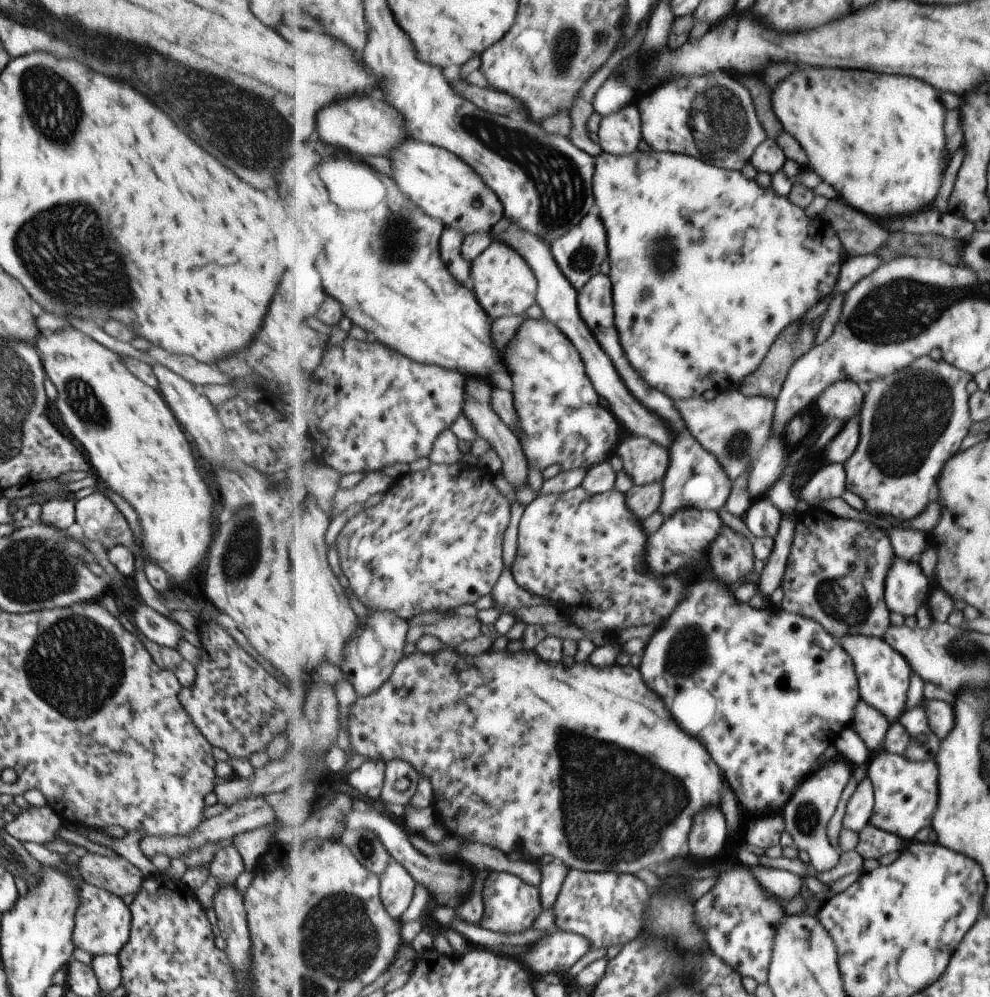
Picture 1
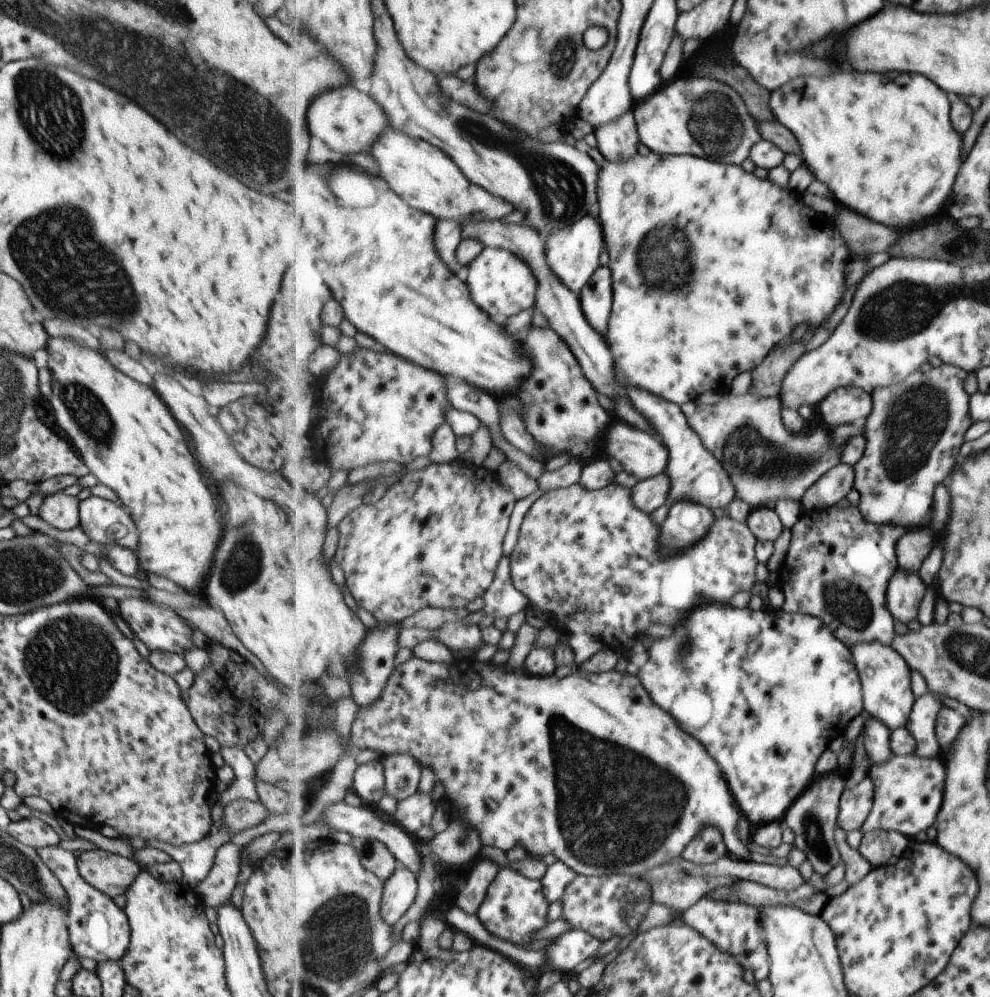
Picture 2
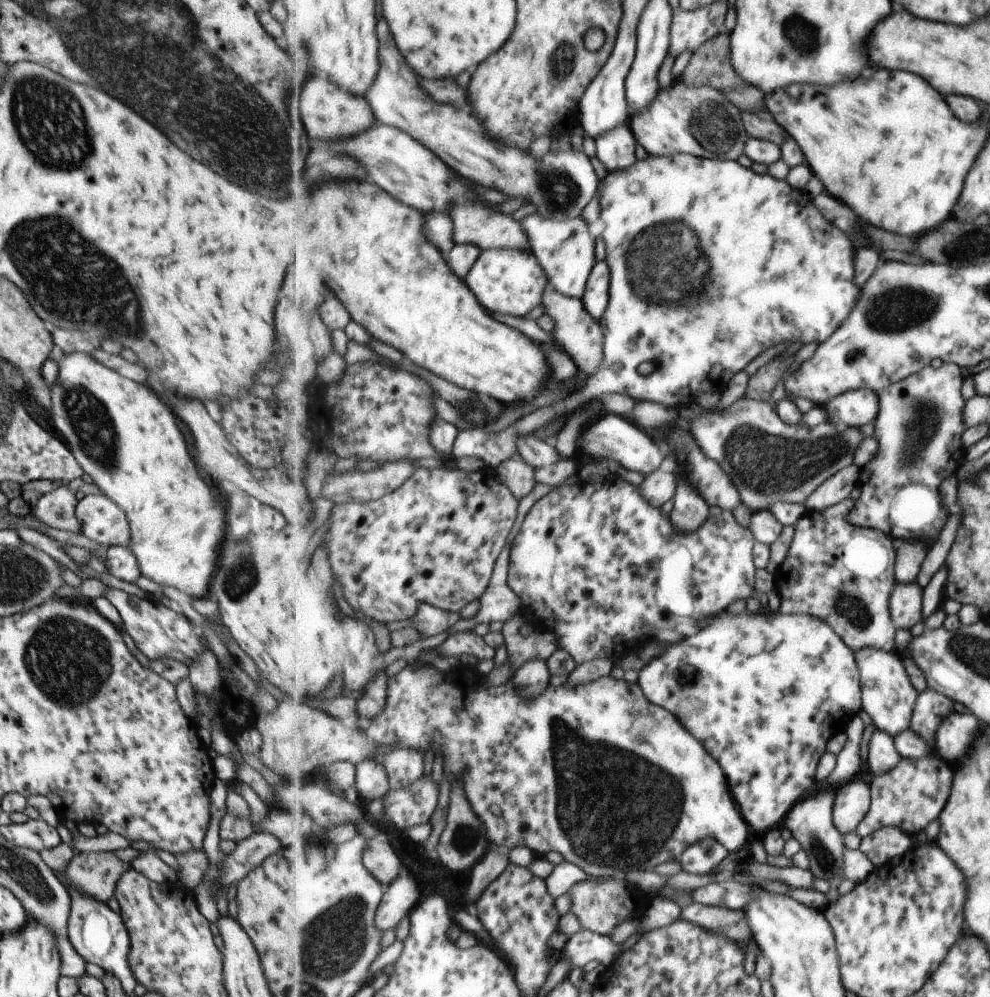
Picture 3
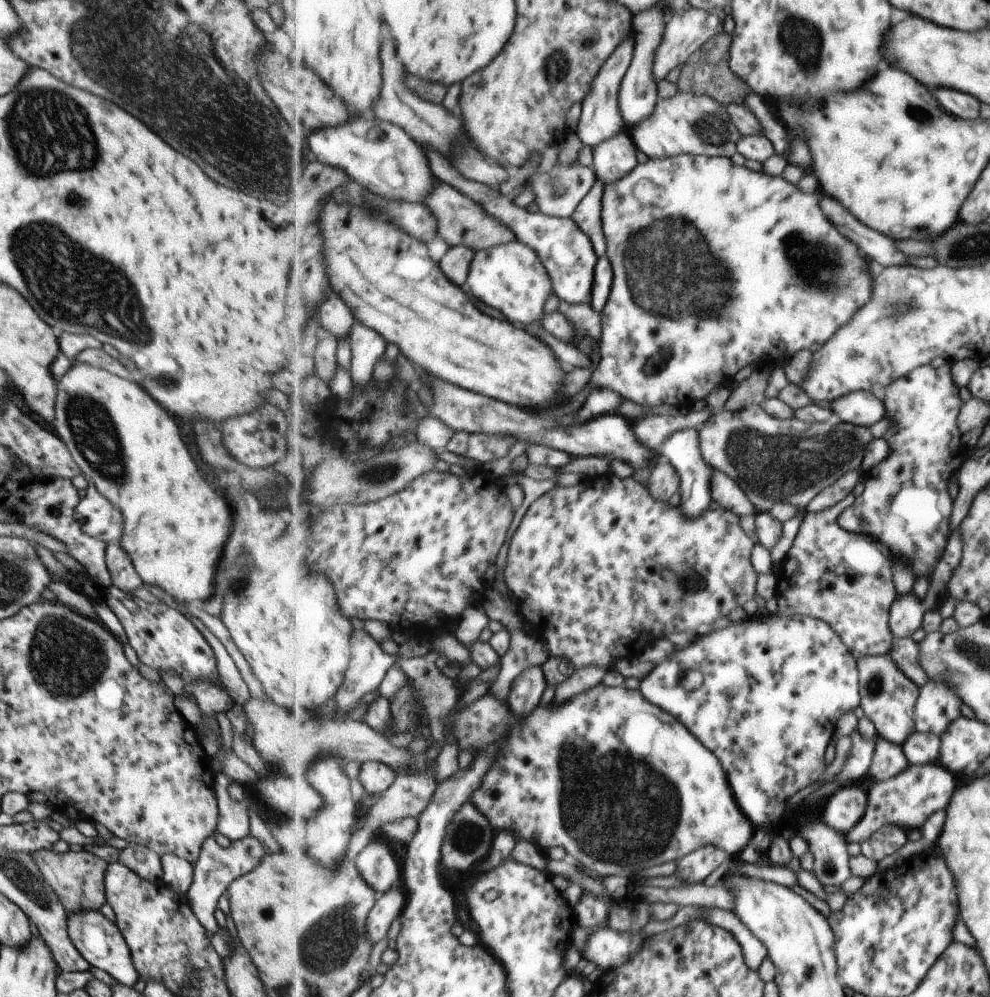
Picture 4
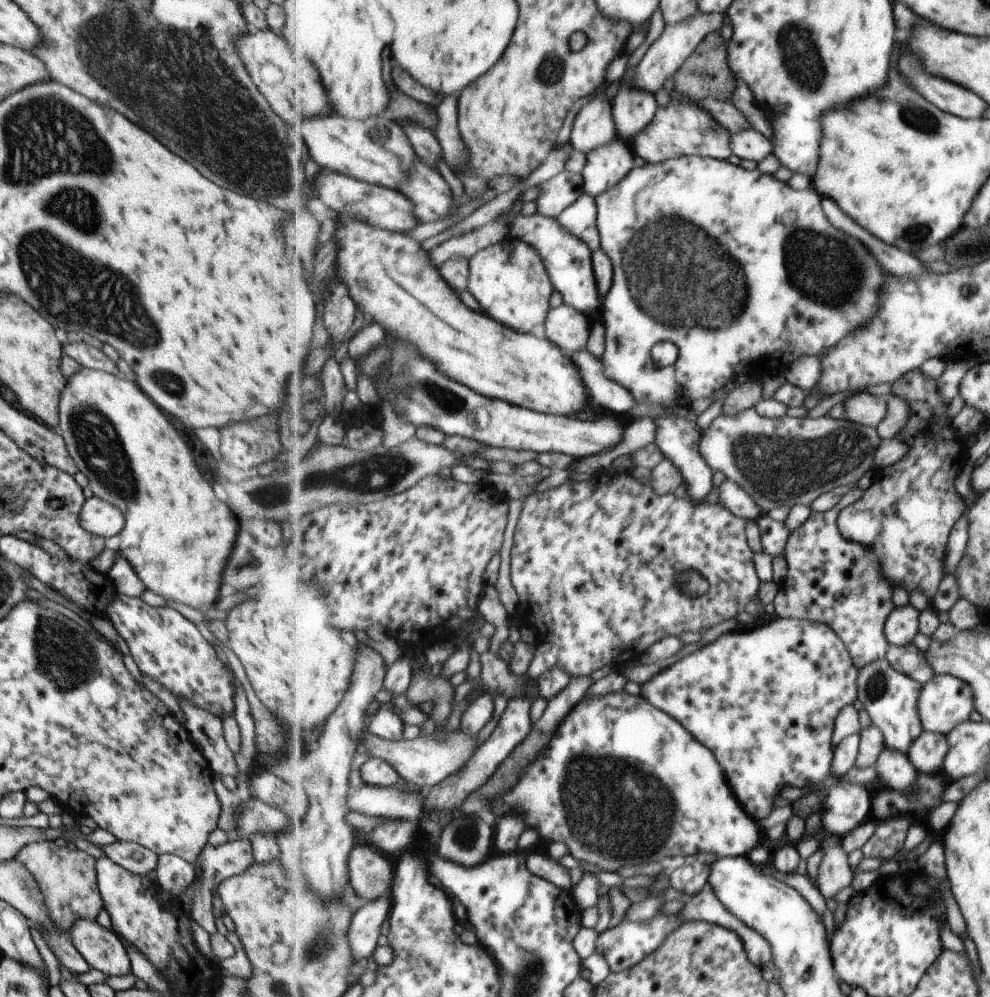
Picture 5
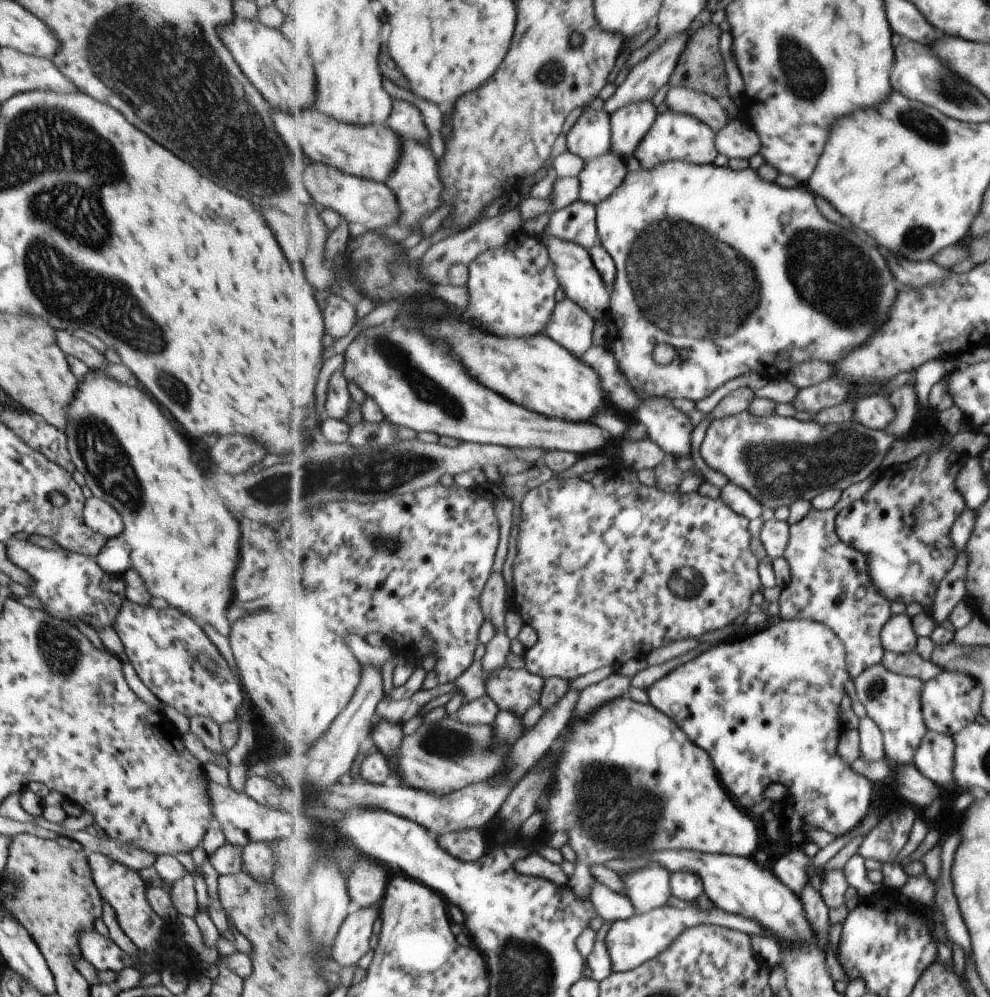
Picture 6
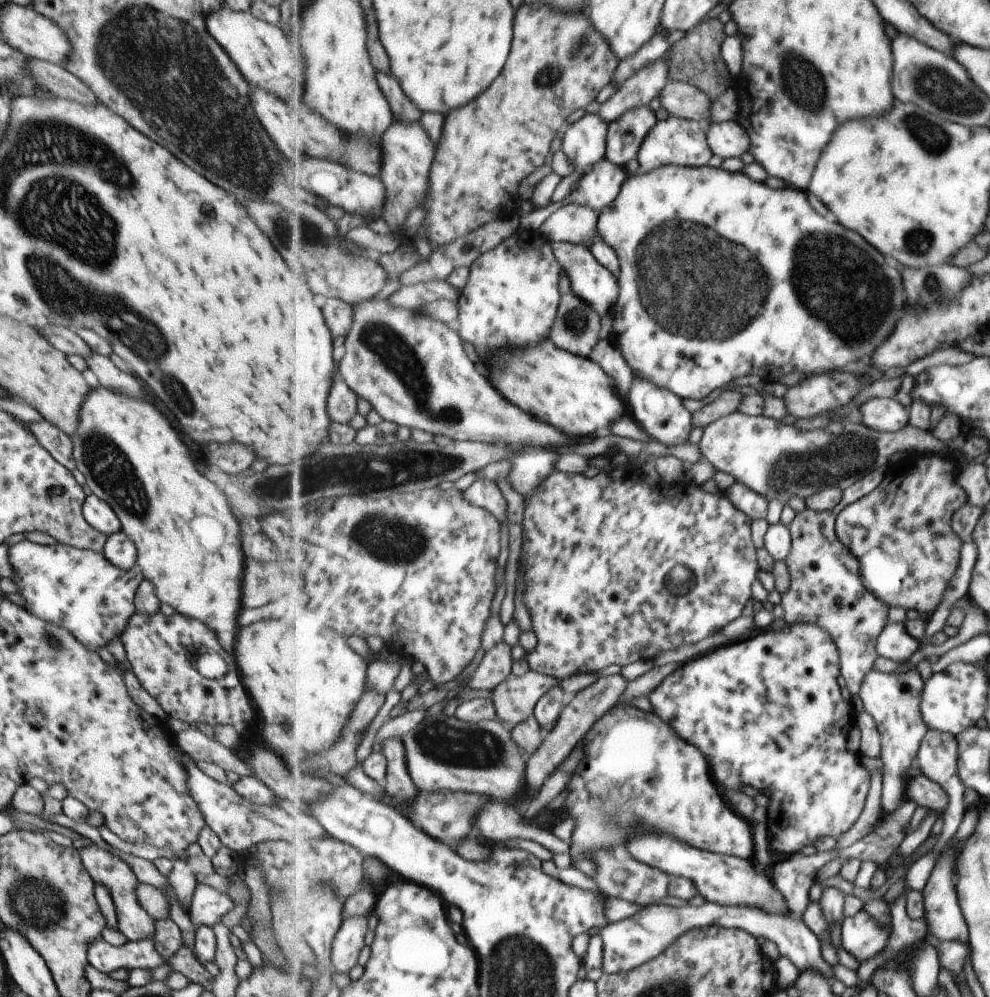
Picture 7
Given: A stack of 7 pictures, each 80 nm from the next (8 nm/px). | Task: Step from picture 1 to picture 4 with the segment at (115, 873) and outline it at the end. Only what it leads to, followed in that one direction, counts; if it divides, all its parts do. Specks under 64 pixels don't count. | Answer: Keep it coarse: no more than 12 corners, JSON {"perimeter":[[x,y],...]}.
{"perimeter":[[81,849],[29,852],[65,914],[105,903],[107,862]]}

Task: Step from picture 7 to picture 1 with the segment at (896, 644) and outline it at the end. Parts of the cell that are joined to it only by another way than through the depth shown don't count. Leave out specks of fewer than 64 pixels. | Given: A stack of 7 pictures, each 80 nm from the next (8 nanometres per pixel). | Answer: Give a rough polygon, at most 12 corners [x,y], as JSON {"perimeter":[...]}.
{"perimeter":[[895,558],[886,582],[890,612],[916,617],[931,582],[919,562]]}

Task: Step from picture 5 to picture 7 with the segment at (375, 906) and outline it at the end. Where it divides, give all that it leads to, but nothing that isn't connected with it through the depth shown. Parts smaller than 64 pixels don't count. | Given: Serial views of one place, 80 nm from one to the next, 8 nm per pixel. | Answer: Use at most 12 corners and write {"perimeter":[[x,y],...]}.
{"perimeter":[[368,916],[342,923],[332,947],[332,967],[349,973],[365,948]]}

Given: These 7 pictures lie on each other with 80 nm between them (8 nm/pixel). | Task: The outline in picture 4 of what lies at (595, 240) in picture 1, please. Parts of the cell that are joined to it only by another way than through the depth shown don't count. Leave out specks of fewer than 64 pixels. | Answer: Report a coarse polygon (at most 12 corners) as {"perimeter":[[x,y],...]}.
{"perimeter":[[425,149],[443,183],[531,246],[561,302],[590,304],[598,255],[573,217],[527,212]]}

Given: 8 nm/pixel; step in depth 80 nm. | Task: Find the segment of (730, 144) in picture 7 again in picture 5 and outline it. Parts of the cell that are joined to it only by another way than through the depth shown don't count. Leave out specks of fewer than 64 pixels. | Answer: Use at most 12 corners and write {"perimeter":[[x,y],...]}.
{"perimeter":[[747,128],[731,136],[739,159],[761,162],[774,153],[774,142]]}

